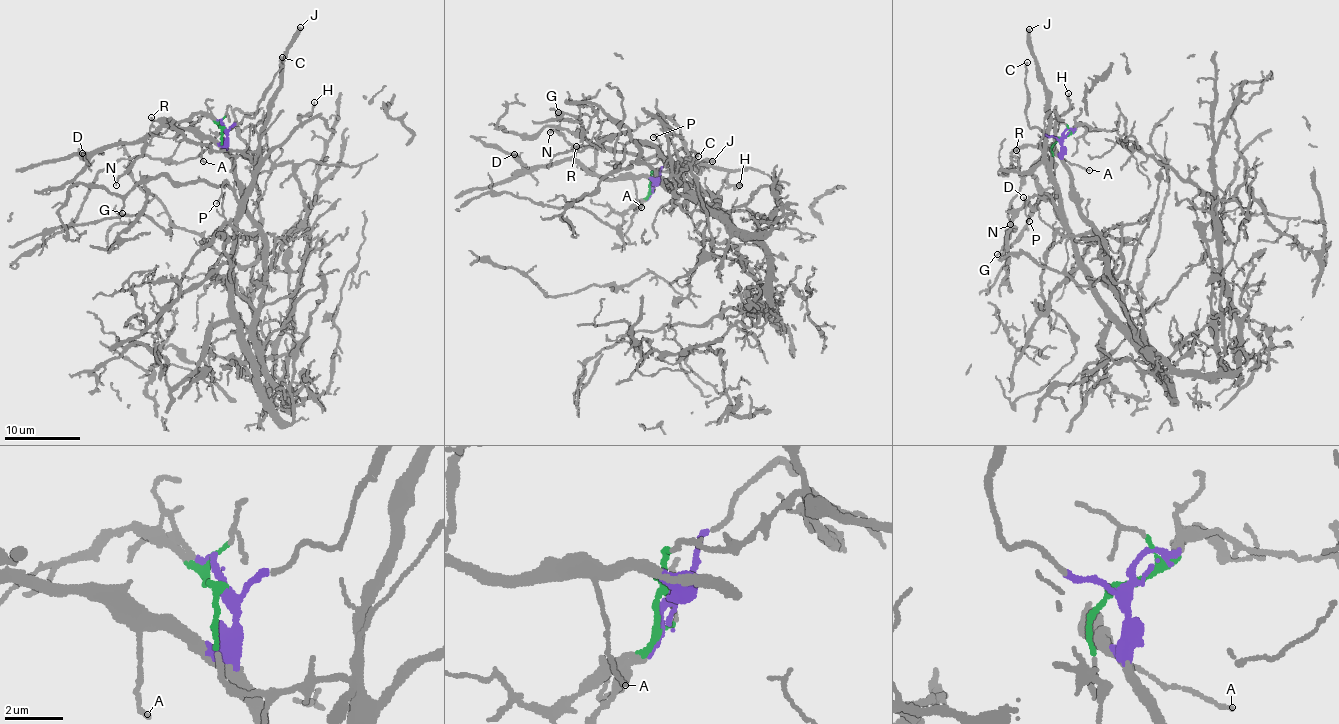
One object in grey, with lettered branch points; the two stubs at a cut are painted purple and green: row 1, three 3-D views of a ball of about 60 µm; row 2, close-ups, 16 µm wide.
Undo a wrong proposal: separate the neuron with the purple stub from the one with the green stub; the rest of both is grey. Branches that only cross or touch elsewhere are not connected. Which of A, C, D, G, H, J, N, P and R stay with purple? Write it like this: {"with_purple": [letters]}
{"with_purple": ["A", "C", "D", "N", "R"]}

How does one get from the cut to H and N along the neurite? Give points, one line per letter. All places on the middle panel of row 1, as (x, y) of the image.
H: (653, 181), (652, 172), (672, 171), (685, 158), (726, 171), (727, 181), (740, 185)
N: (653, 181), (641, 177), (613, 178), (587, 174), (563, 134), (553, 130), (550, 132)

